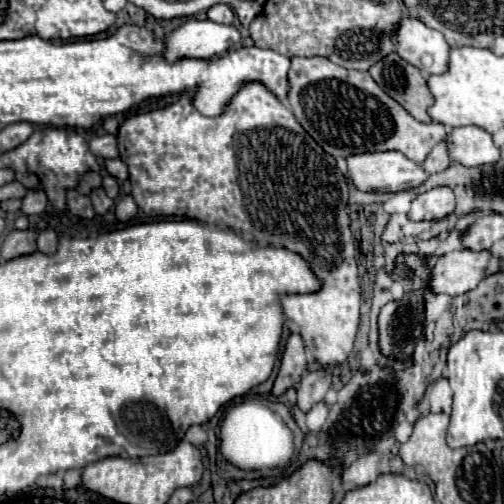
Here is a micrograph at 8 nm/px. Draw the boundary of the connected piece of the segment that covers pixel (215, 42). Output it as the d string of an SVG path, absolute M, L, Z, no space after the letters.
M187 20L167 38L165 58L175 62L177 58L199 58L207 60L215 54L227 52L233 44L241 40L237 26L233 24L217 24L211 20Z

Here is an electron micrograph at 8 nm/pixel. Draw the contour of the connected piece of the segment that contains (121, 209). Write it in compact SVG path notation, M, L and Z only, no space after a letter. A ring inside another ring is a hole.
M126 195L117 204L117 210L115 210L115 216L121 220L121 222L127 222L134 218L137 214L138 207L131 195Z

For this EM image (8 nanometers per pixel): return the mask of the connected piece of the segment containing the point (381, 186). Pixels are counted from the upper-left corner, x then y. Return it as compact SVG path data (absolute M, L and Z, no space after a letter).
M401 152L355 154L347 158L349 178L363 192L401 192L421 186L427 180L423 166Z

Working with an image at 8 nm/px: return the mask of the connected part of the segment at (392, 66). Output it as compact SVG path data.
M393 52L371 66L369 74L413 118L427 124L433 122L427 110L435 100L427 88L427 78L421 74L419 68L405 62L397 52Z

